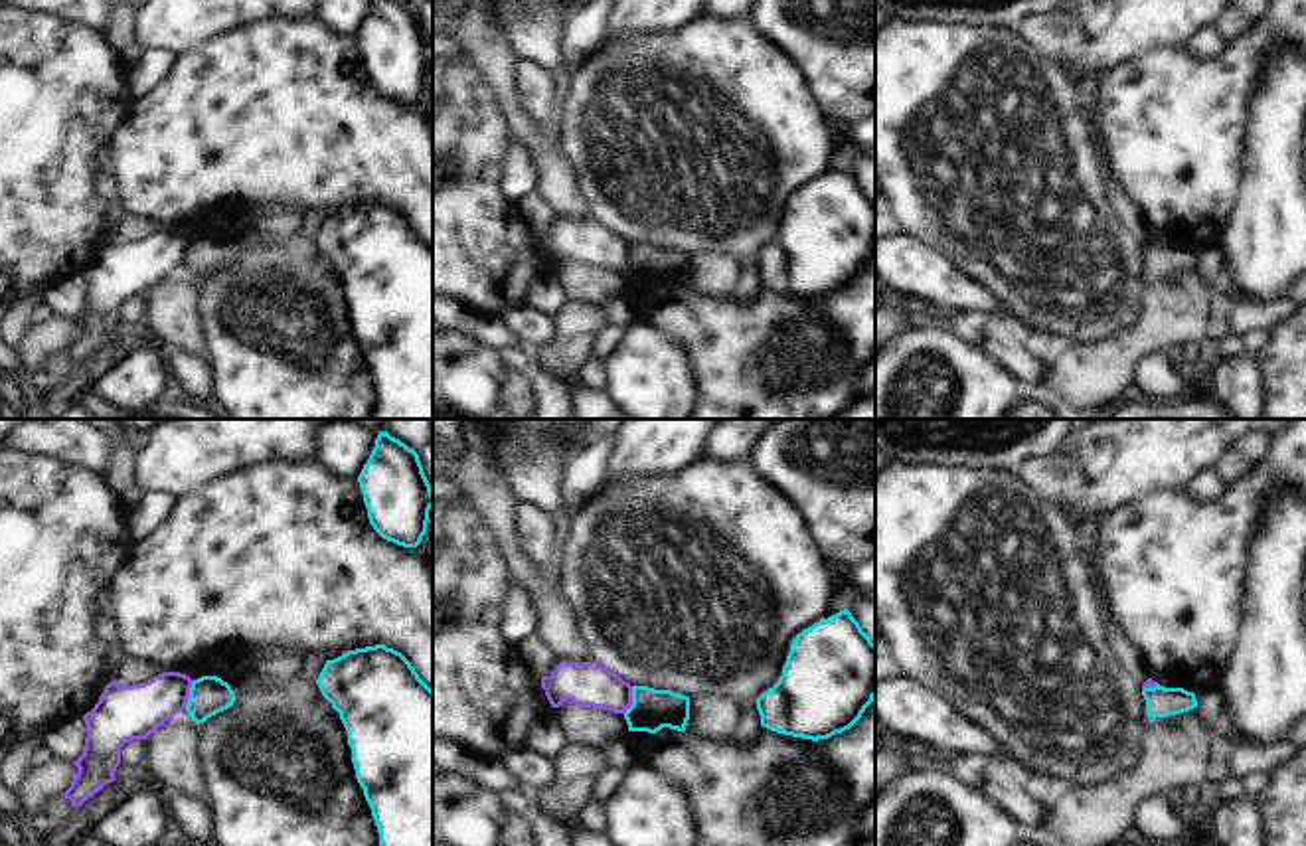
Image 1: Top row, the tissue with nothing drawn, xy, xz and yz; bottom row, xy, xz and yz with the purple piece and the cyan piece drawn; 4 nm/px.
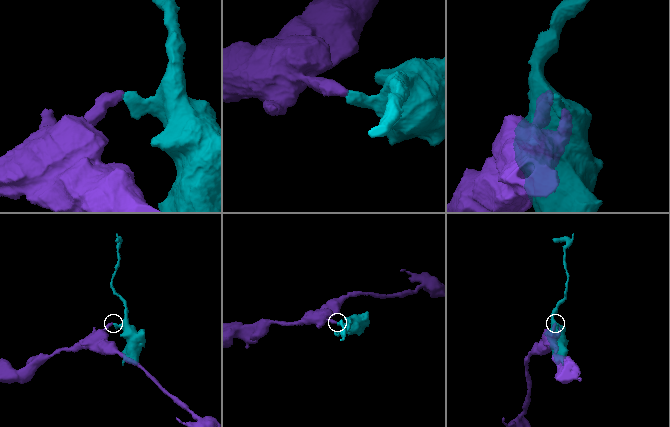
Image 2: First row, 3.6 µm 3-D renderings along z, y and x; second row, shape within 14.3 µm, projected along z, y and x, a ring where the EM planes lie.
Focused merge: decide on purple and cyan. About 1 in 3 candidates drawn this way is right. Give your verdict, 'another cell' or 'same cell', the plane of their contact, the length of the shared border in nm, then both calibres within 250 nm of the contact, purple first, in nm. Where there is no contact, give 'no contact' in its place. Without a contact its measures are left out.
another cell | xy | 130 nm | 220/160 nm

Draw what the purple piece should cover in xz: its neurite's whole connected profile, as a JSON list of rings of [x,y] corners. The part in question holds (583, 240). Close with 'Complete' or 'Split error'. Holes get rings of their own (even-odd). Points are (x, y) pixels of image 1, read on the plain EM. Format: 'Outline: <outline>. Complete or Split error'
Outline: [[[561,217],[551,233],[541,235],[541,245],[551,265],[571,257],[575,263],[624,271],[632,263],[632,243],[595,217]]]. Complete

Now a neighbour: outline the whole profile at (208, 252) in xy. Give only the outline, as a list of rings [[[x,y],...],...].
[[[202,233],[192,239],[186,269],[200,283],[207,275],[231,265],[235,251],[227,239],[217,233]]]

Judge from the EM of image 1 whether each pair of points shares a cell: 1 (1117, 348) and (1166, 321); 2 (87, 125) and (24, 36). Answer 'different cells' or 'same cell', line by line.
1: same cell
2: same cell

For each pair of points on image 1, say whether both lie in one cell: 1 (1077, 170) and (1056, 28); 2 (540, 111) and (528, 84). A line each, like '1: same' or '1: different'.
1: different
2: same

